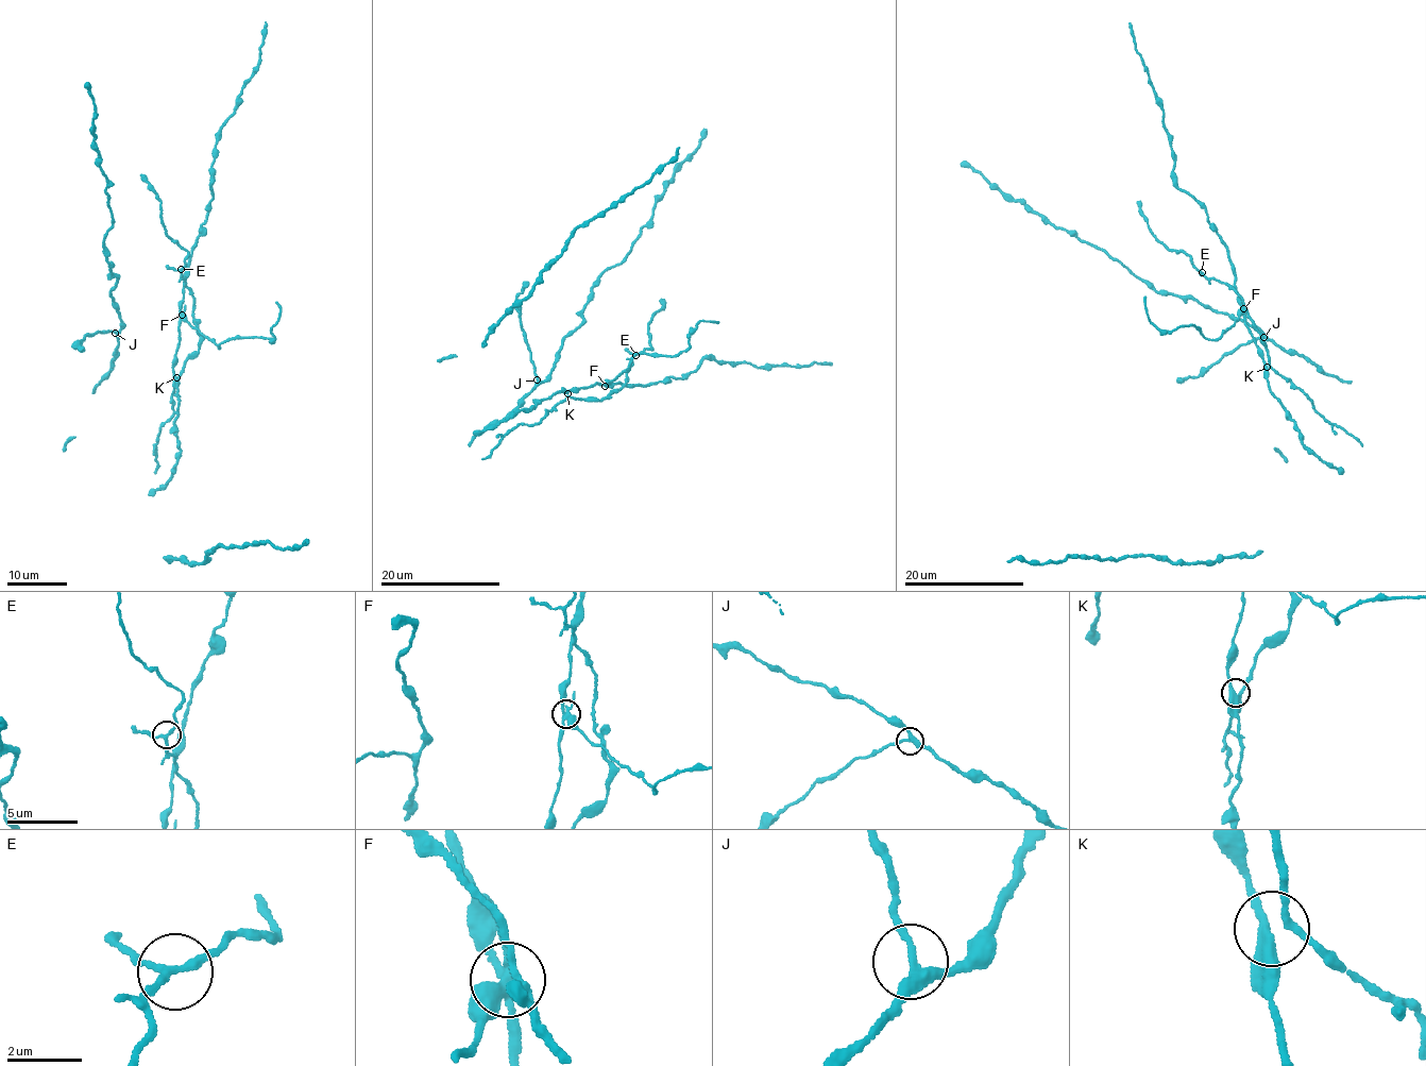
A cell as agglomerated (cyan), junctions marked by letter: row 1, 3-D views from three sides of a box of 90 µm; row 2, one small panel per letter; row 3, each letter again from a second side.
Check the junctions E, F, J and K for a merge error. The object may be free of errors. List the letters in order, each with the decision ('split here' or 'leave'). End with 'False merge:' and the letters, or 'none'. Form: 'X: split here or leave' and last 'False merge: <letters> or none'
E: leave
F: split here
J: leave
K: leave
False merge: F

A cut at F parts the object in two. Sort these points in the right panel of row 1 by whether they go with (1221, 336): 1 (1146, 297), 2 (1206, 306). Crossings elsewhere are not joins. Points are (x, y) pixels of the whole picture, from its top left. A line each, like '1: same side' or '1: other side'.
1: same side
2: other side

